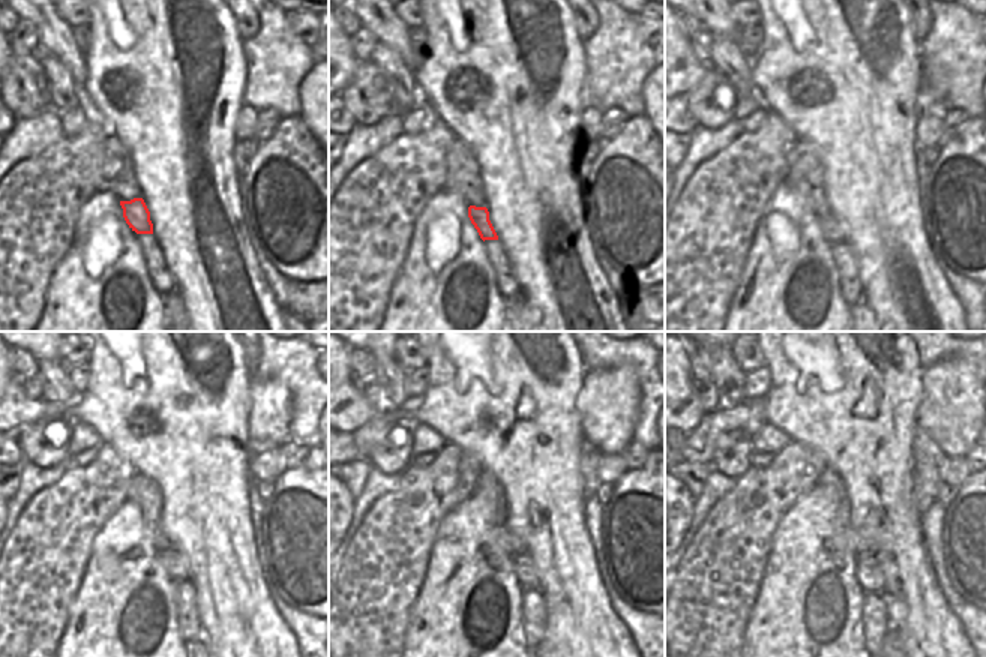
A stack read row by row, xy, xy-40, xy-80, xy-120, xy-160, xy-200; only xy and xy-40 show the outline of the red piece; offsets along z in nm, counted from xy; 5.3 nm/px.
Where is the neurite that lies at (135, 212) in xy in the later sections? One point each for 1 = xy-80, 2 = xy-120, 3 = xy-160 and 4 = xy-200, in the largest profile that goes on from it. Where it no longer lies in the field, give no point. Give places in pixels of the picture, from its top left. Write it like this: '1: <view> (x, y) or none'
1: xy-80 (833, 231)
2: xy-120 (176, 563)
3: xy-160 (523, 564)
4: xy-200 (868, 569)

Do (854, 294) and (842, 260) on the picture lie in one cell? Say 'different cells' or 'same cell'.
same cell

